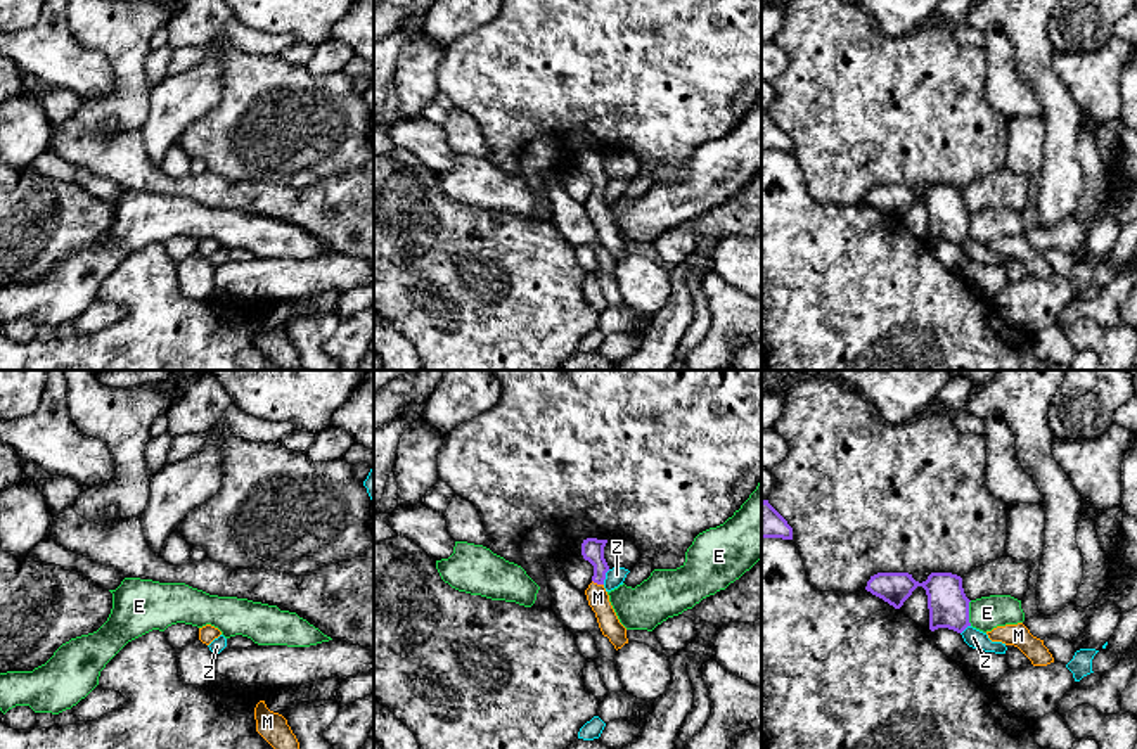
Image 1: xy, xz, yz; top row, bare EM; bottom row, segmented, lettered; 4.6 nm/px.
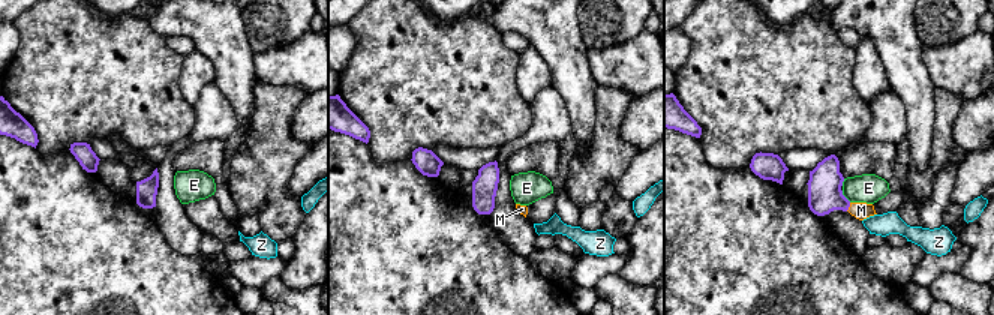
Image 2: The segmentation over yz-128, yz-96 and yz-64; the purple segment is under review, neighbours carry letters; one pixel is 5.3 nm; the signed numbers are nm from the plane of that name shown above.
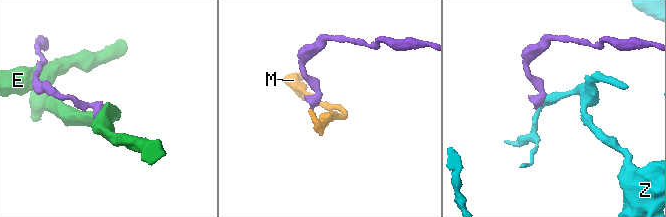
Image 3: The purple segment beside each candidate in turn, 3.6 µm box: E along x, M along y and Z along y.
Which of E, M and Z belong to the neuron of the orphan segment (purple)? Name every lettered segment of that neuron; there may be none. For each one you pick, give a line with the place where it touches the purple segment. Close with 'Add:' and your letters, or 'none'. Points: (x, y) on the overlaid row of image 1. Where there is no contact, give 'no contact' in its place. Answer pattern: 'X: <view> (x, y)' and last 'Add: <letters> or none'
M: xz (597, 583)
Add: M

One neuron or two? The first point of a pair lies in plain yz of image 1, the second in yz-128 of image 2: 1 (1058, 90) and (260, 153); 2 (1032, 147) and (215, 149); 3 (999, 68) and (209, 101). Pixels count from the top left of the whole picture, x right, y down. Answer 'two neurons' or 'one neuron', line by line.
1: two neurons
2: two neurons
3: two neurons

